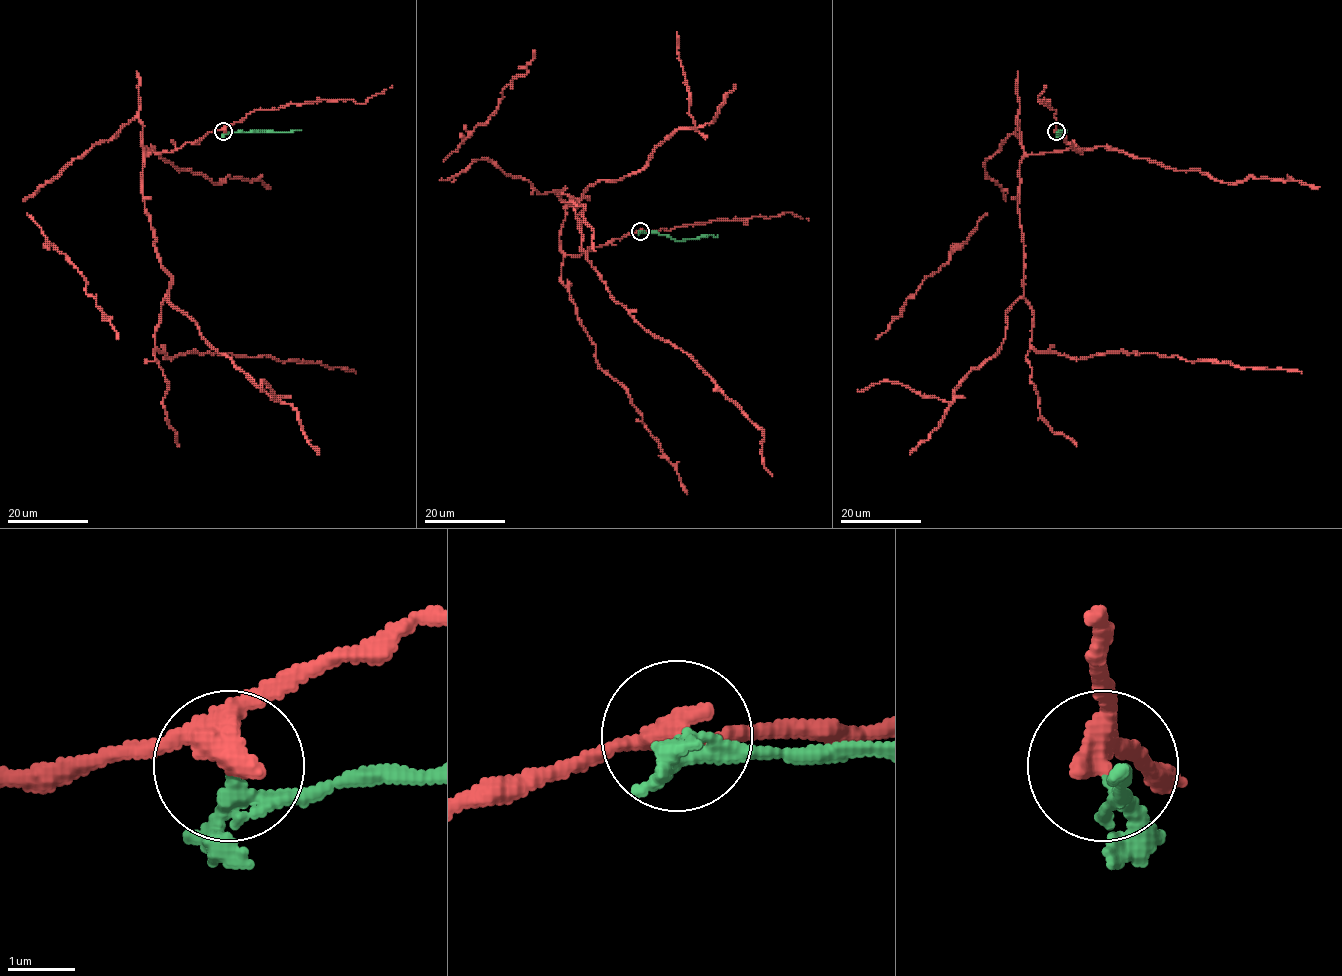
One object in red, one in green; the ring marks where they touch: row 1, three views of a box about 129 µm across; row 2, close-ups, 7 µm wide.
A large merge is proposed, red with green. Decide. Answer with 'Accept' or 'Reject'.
Reject

